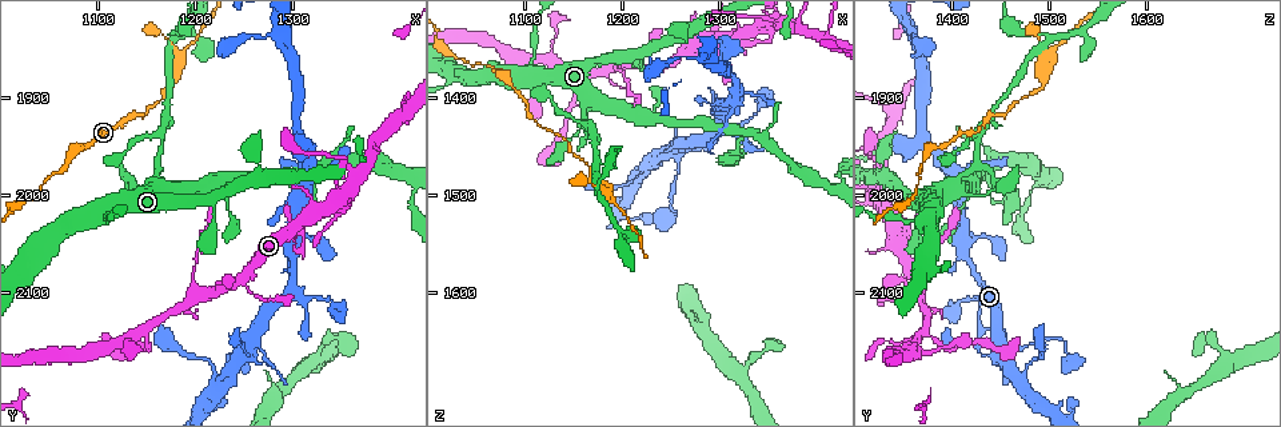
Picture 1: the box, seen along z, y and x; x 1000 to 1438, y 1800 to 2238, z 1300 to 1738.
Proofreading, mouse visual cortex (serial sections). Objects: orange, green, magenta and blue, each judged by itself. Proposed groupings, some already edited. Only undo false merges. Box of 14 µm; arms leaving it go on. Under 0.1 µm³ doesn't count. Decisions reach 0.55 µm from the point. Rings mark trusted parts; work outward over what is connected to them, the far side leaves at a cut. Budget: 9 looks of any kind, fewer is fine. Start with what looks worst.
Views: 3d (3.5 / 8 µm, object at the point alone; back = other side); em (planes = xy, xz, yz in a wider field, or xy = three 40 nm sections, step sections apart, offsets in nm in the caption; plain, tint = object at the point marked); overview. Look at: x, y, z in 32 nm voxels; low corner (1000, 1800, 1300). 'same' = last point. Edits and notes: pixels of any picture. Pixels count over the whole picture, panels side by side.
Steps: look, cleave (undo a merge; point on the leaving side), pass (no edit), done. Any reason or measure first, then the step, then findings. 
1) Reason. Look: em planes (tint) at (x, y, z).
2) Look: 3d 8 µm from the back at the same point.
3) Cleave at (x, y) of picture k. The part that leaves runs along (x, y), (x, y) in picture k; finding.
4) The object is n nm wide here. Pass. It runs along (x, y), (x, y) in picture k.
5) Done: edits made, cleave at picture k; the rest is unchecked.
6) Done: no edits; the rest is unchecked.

Three-way junction. Look: 3d 3.5 µm at (1175, 1845, 1500).

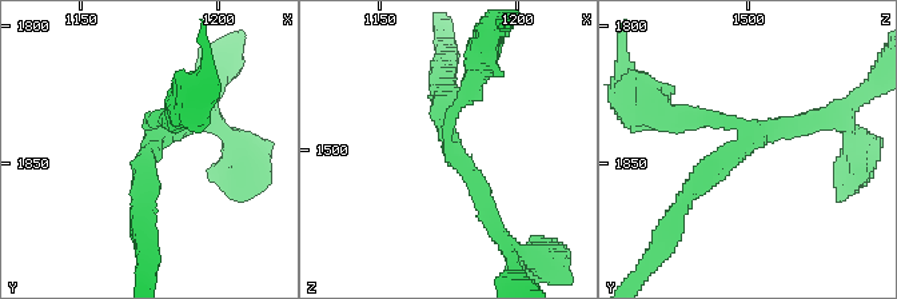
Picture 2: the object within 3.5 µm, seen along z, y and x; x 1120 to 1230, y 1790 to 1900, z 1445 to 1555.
3 arms meet here; the arms are 200, 250, 250 nm wide. Look: em planes (tint) at (1177, 1841, 1500).

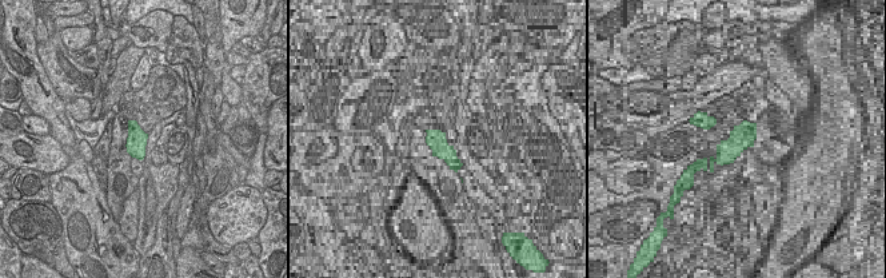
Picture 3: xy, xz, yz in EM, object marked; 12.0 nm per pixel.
The object is 240 nm wide here. Pass. It runs along (684, 200), (749, 139), (821, 118) in picture 2; continuous, no second cell.

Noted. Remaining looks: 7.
Sharp bend. Look: 3d 8 µm at (1255, 2160, 1515).

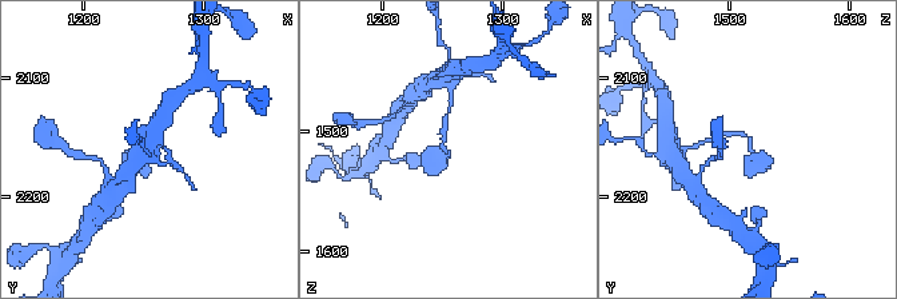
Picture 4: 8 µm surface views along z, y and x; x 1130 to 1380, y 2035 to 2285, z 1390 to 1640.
Zoom in. Look: 3d 3.5 µm at (1256, 2160, 1516).

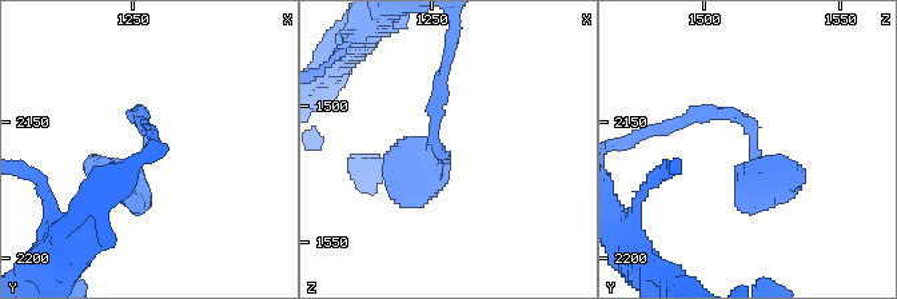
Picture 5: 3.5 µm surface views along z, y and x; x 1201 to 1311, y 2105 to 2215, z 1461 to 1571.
Pass. It runs along (685, 123), (736, 114), (773, 180), (790, 167) in picture 5; all the same cell.

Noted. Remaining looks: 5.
Abrupt turn. Look: 3d 3.5 µm at (1415, 1915, 1340).

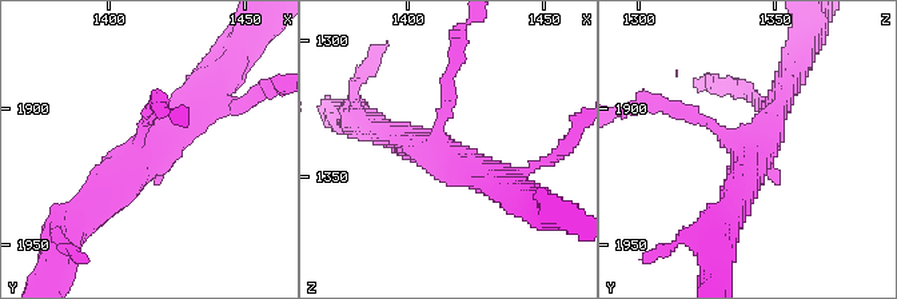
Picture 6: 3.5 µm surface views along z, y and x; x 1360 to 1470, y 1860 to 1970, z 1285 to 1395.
Look: em planes (tint) at (1411, 1917, 1340).

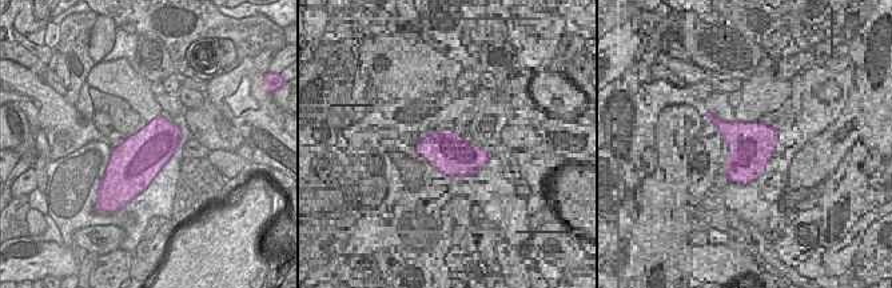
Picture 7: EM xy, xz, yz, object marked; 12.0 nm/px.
Pass. It runs along (83, 218), (206, 95) in picture 6; all the same cell.

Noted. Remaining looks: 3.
Sharp bend. Look: 3d 3.5 µm at (1200, 2105, 1365).

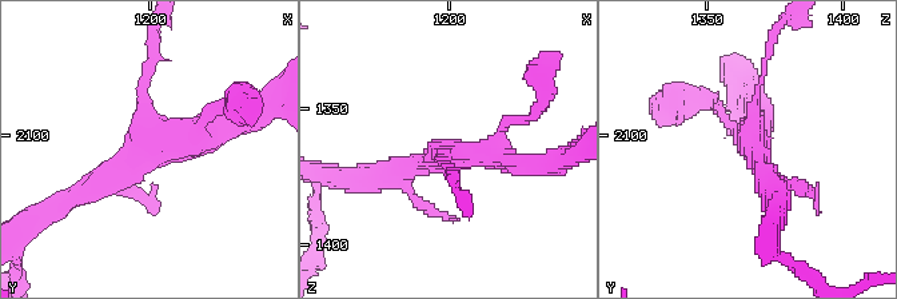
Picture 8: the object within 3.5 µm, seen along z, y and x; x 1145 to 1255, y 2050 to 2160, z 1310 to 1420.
Look: em xy step 1 (tint) at (1202, 2102, 1366).

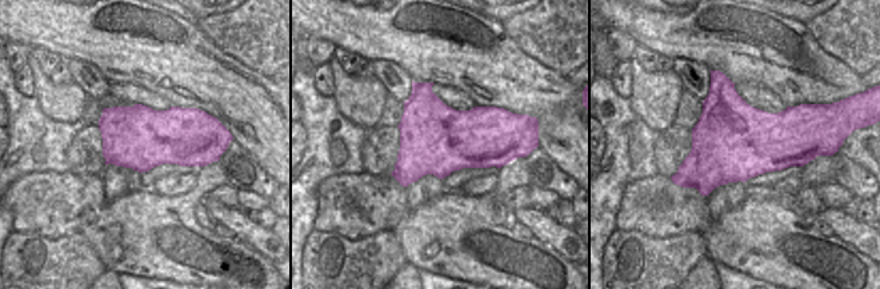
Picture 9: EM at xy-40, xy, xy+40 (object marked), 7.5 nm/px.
Pass. It runs along (240, 116), (84, 191) in picture 8; all the same cell.

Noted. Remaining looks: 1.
Done: no edits; the rest is unchecked.

